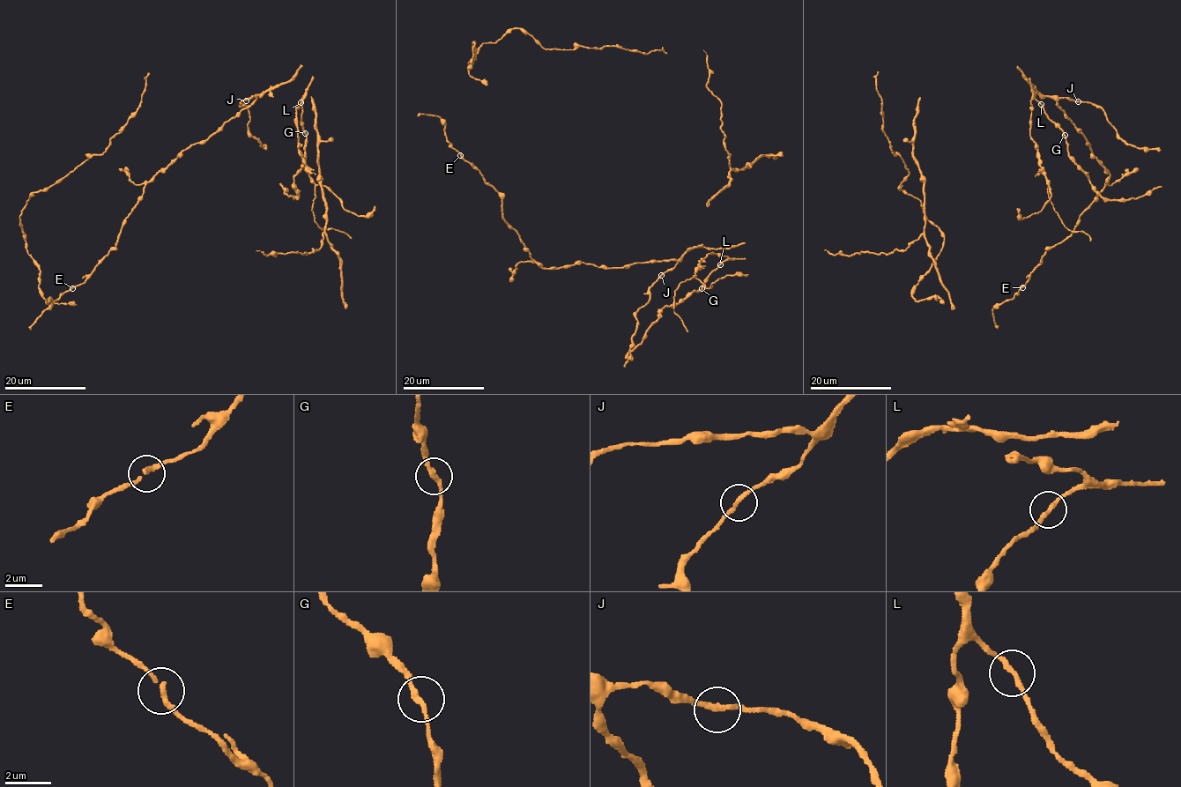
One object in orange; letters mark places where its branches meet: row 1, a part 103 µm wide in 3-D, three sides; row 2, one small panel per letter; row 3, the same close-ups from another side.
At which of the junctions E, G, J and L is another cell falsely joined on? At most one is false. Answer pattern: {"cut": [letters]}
{"cut": []}

